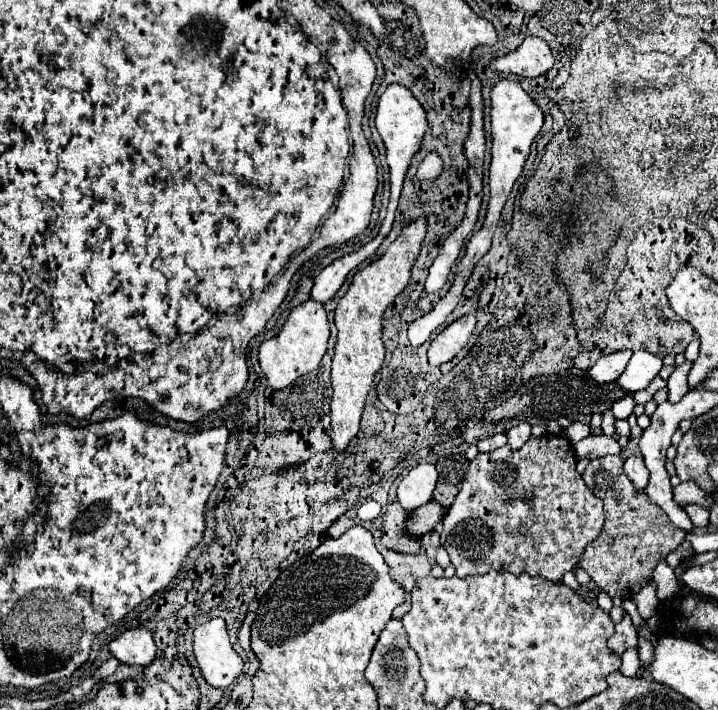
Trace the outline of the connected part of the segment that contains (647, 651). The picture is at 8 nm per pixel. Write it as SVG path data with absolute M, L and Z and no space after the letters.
M639 637L639 640L638 640L638 647L640 647L639 648L640 660L647 668L649 663L651 663L653 659L654 648L652 647L652 644L650 641L642 639L641 637Z

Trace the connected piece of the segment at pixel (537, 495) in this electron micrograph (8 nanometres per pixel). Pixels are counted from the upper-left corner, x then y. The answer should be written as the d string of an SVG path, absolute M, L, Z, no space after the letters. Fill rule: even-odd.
M545 434L541 438L531 436L531 440L525 442L519 450L501 446L471 460L459 494L443 518L441 530L441 546L449 552L455 574L459 578L465 578L487 574L491 570L511 574L527 572L529 576L541 576L551 582L561 582L563 574L573 570L575 564L581 560L581 552L585 550L585 546L601 532L605 520L603 500L599 500L585 486L581 474L576 470L576 464L573 444L561 434ZM513 492L527 492L527 498L511 498L509 494Z

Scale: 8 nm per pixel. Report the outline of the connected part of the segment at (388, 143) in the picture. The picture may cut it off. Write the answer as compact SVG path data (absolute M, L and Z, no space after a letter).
M391 84L383 92L383 96L379 98L375 124L377 124L377 130L385 142L385 148L387 148L385 156L387 156L387 164L389 164L389 176L391 176L391 200L399 200L399 192L401 192L407 168L409 168L413 156L419 152L421 142L423 142L423 134L427 132L425 108L411 94L411 90L407 90L401 84Z

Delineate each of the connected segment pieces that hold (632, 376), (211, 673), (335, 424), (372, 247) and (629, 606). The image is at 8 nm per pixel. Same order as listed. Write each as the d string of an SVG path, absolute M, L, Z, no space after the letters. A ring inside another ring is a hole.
M639 350L631 356L625 372L619 376L617 382L627 392L643 390L659 374L661 368L663 368L663 358L661 356L651 354L647 350Z
M213 618L193 632L193 652L203 678L213 688L229 688L243 672L243 658L229 642L223 618Z
M417 218L413 224L403 228L399 238L387 248L387 252L379 258L361 268L339 300L335 308L335 326L339 330L335 356L331 366L331 428L329 436L333 442L333 450L345 452L351 438L359 432L361 412L365 406L367 392L375 380L377 370L383 366L385 360L385 346L383 346L383 312L385 308L405 290L411 280L411 268L419 258L419 246L425 238L427 224L423 218Z
M387 216L387 222L381 226L381 232L379 232L367 246L359 248L357 252L351 252L351 254L347 254L347 256L337 258L335 262L331 262L327 268L321 270L321 274L315 278L315 286L313 286L313 290L311 290L311 298L313 298L315 302L321 302L321 304L323 304L323 302L331 300L331 298L335 296L335 292L341 288L341 284L345 282L347 274L349 274L351 270L355 270L363 260L367 260L367 258L371 258L371 256L375 254L375 250L381 246L383 238L387 236L387 232L389 232L389 228L391 228L391 226L389 226L391 218L393 218L393 216Z
M631 598L623 600L622 607L631 616L633 625L635 627L642 626L645 623L638 613L635 602Z

